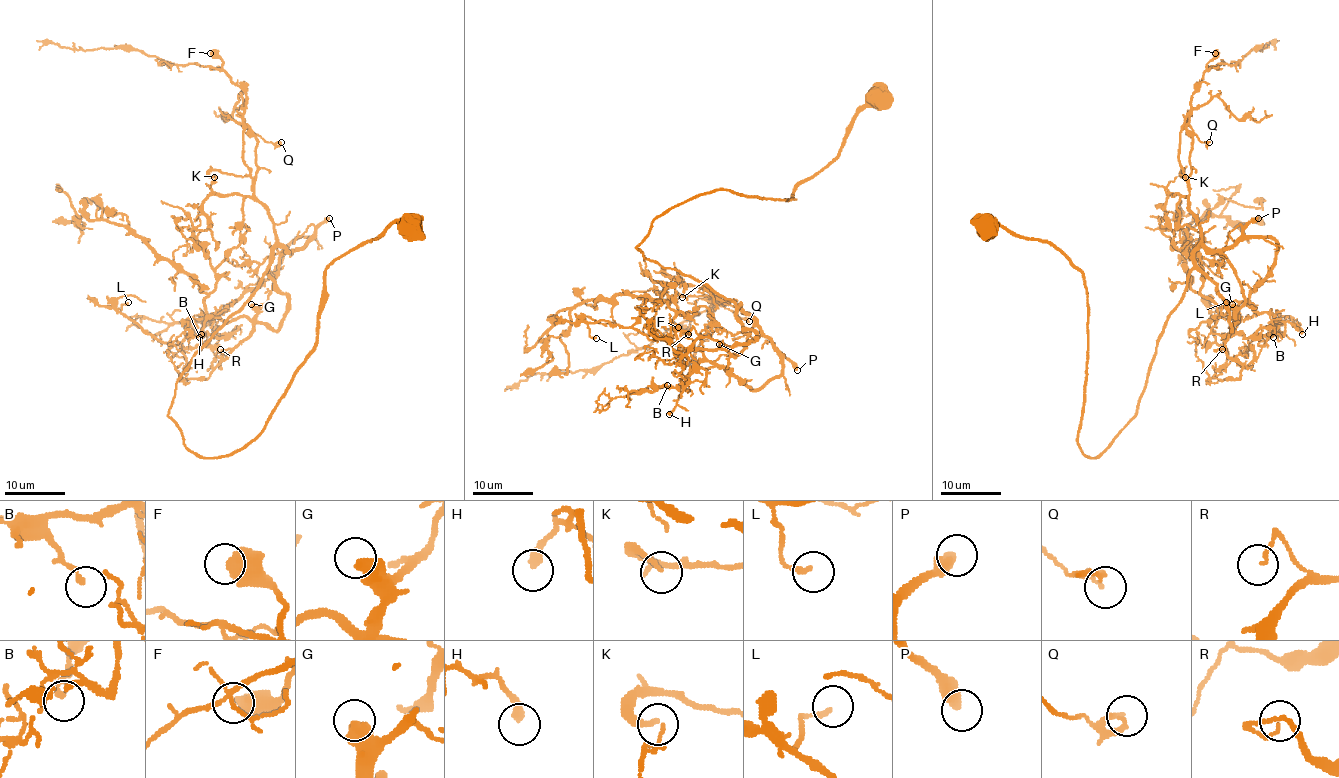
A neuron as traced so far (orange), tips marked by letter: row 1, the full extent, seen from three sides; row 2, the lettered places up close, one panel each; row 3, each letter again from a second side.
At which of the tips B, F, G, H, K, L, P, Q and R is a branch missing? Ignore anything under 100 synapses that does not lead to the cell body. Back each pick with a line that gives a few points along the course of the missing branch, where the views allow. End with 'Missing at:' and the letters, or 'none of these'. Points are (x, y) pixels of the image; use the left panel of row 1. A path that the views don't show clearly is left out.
P: Course of what is missing: (329, 218), (319, 201), (287, 204), (243, 221), (225, 218), (210, 230), (234, 249), (252, 255)
Missing at: P

